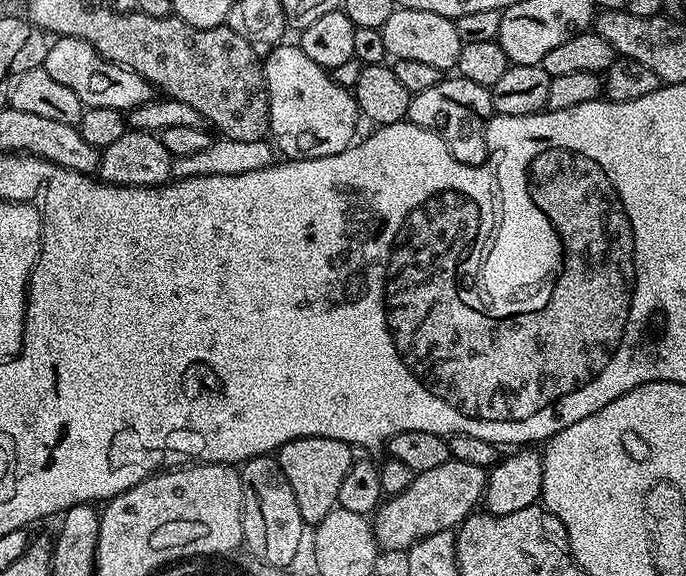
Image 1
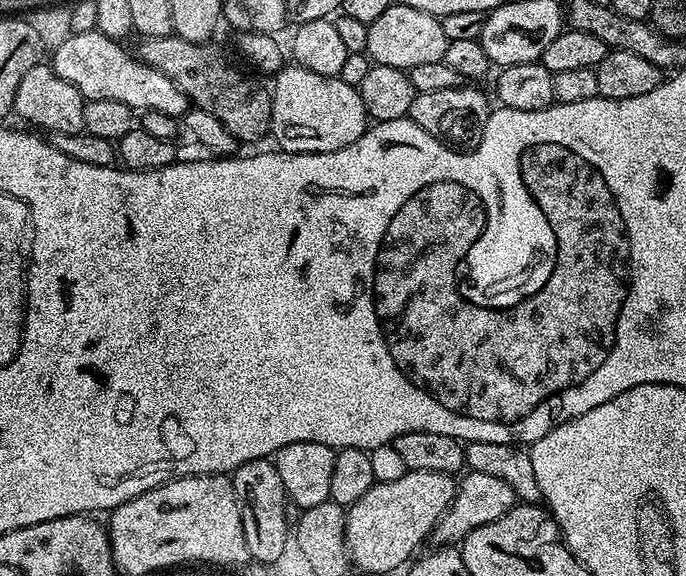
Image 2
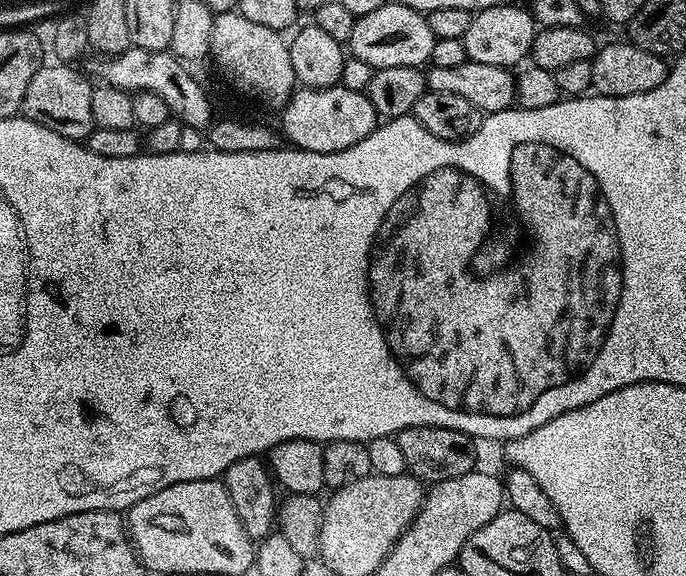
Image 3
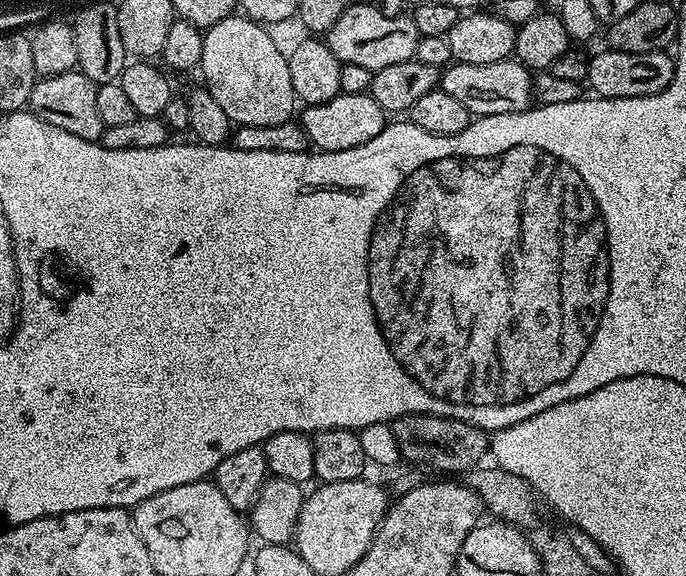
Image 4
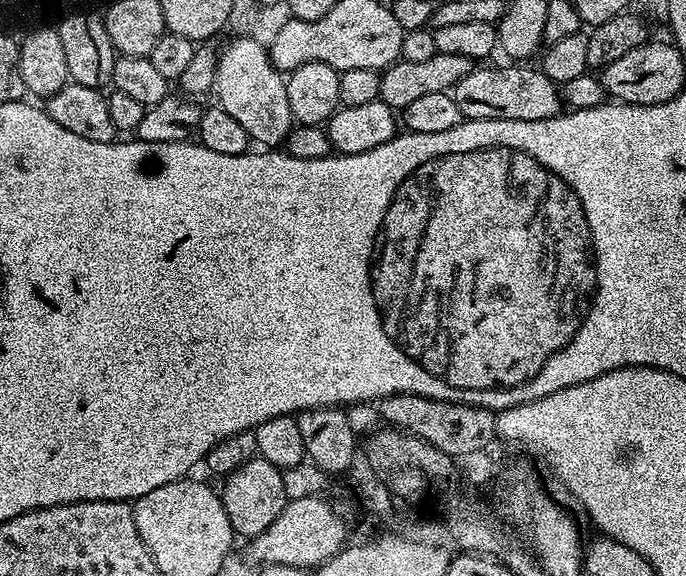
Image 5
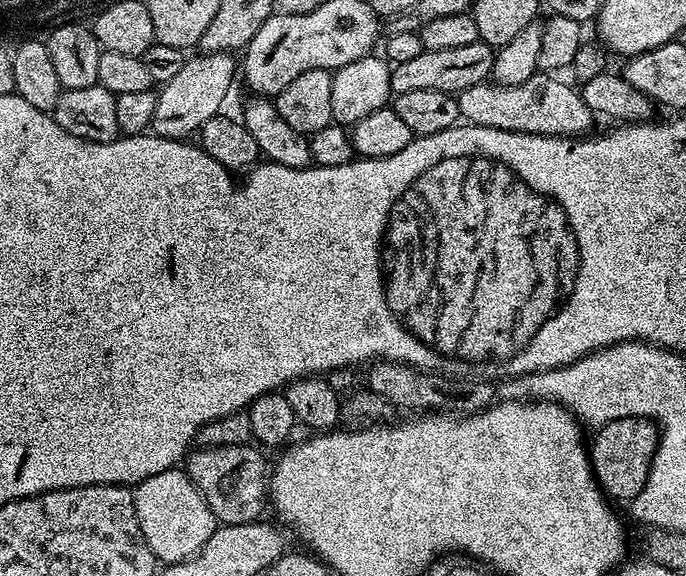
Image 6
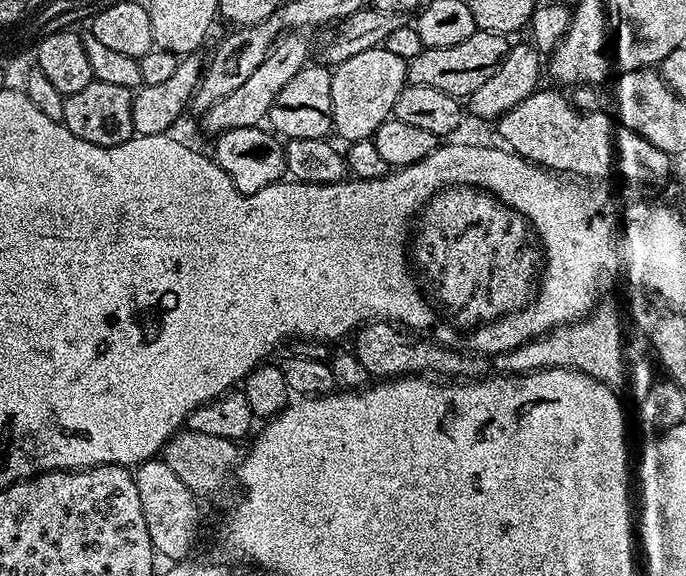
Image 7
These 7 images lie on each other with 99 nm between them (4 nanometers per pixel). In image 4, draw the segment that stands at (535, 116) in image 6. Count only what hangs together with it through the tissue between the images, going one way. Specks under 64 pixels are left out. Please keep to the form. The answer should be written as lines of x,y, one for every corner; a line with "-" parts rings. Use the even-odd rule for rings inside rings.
509,58
498,62
486,62
486,66
451,63
440,73
439,88
462,102
466,110
476,118
514,114
533,107
532,82
534,76
519,60

